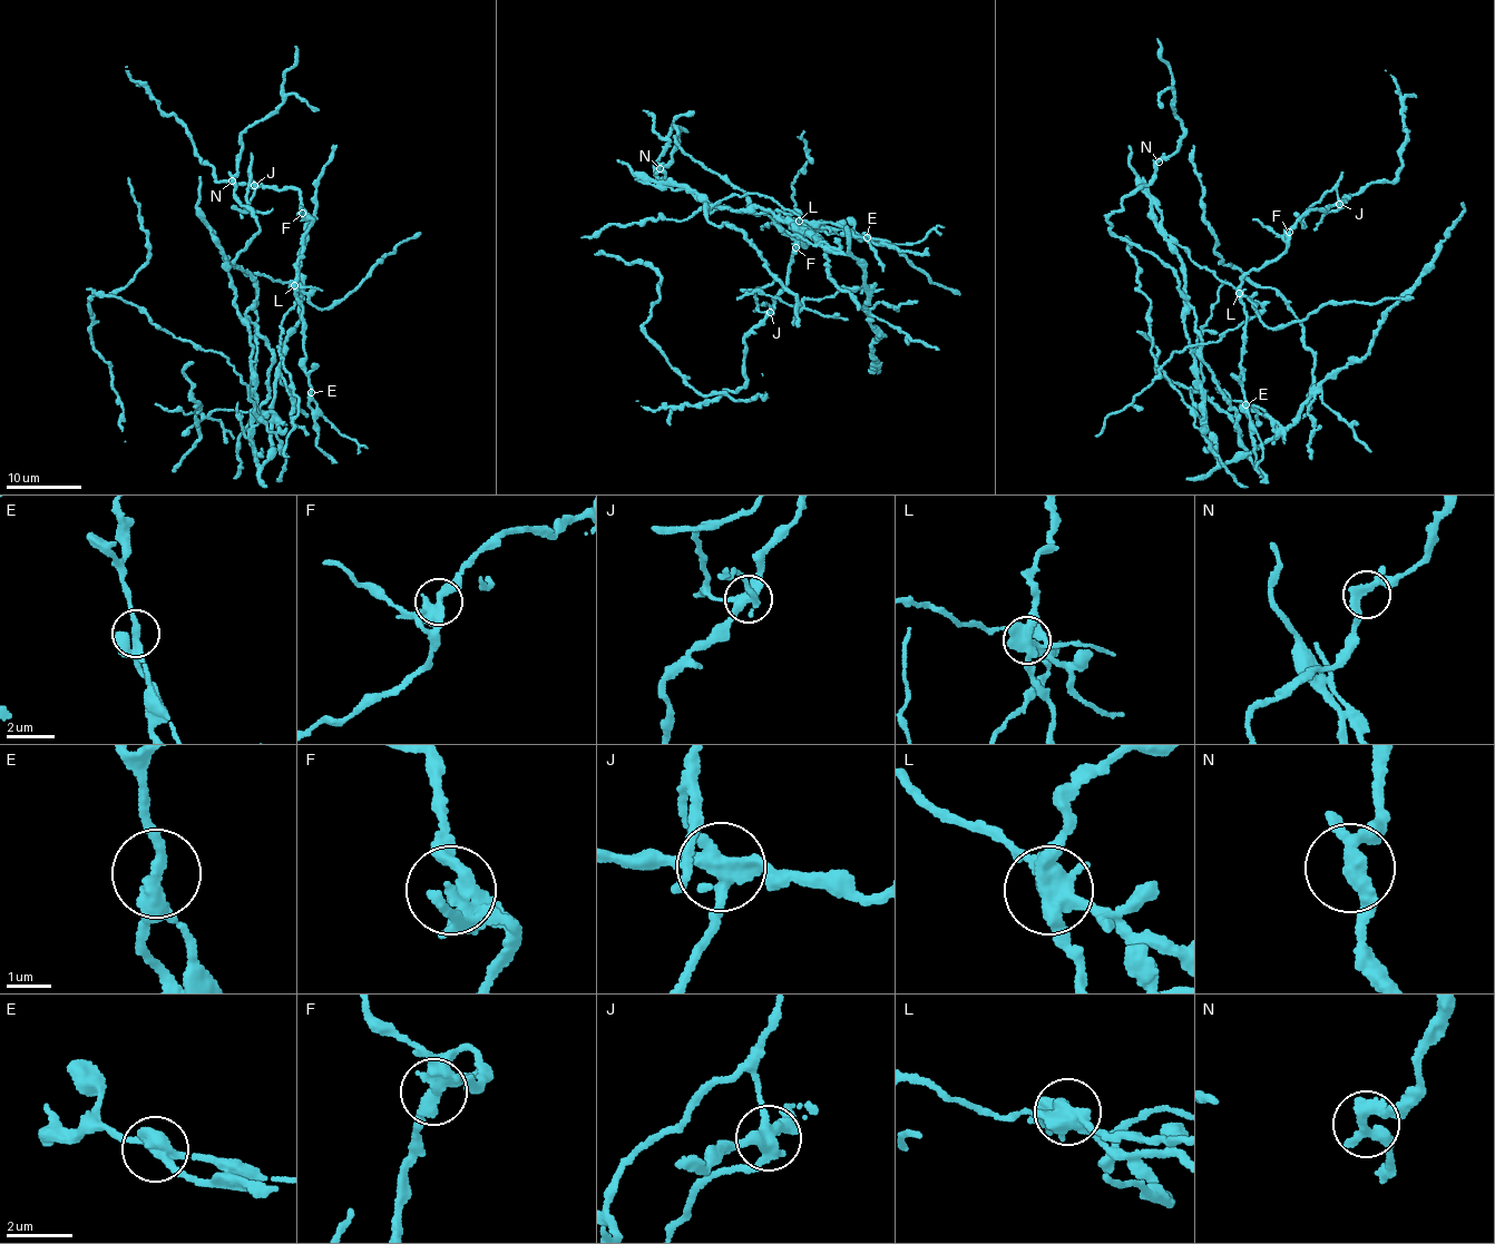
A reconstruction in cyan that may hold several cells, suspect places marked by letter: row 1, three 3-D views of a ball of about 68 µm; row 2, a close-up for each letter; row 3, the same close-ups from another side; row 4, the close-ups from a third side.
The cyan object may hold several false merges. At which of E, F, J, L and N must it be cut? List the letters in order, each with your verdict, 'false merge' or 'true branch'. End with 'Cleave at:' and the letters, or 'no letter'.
E: false merge
F: true branch
J: false merge
L: false merge
N: true branch
Cleave at: E, J, L

